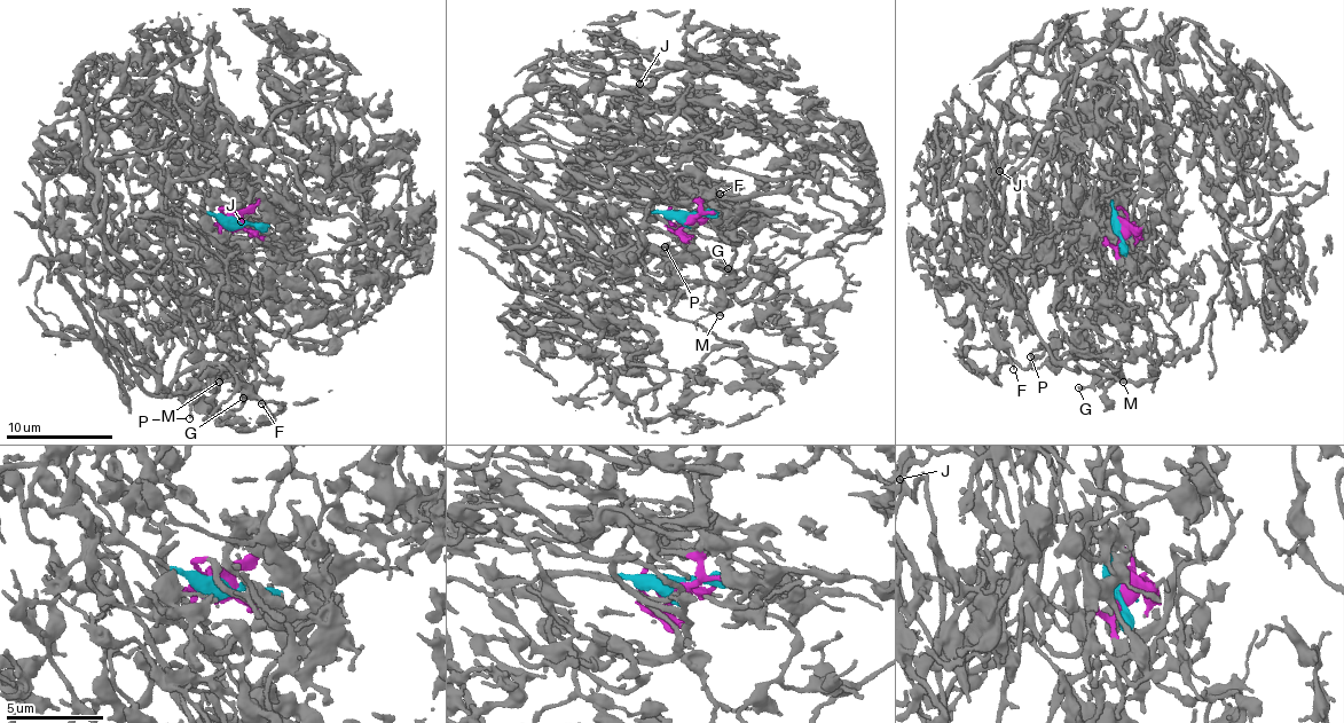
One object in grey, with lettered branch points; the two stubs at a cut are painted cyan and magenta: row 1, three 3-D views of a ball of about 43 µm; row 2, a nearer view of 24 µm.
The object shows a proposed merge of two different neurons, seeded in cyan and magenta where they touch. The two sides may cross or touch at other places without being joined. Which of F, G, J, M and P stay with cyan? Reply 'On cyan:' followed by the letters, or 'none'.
On cyan: none

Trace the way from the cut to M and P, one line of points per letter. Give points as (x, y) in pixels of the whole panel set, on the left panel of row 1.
M: (236, 221), (228, 214), (220, 241), (266, 371), (237, 366), (219, 382)
P: (236, 221), (228, 214), (220, 241), (266, 369), (212, 375), (189, 417)

